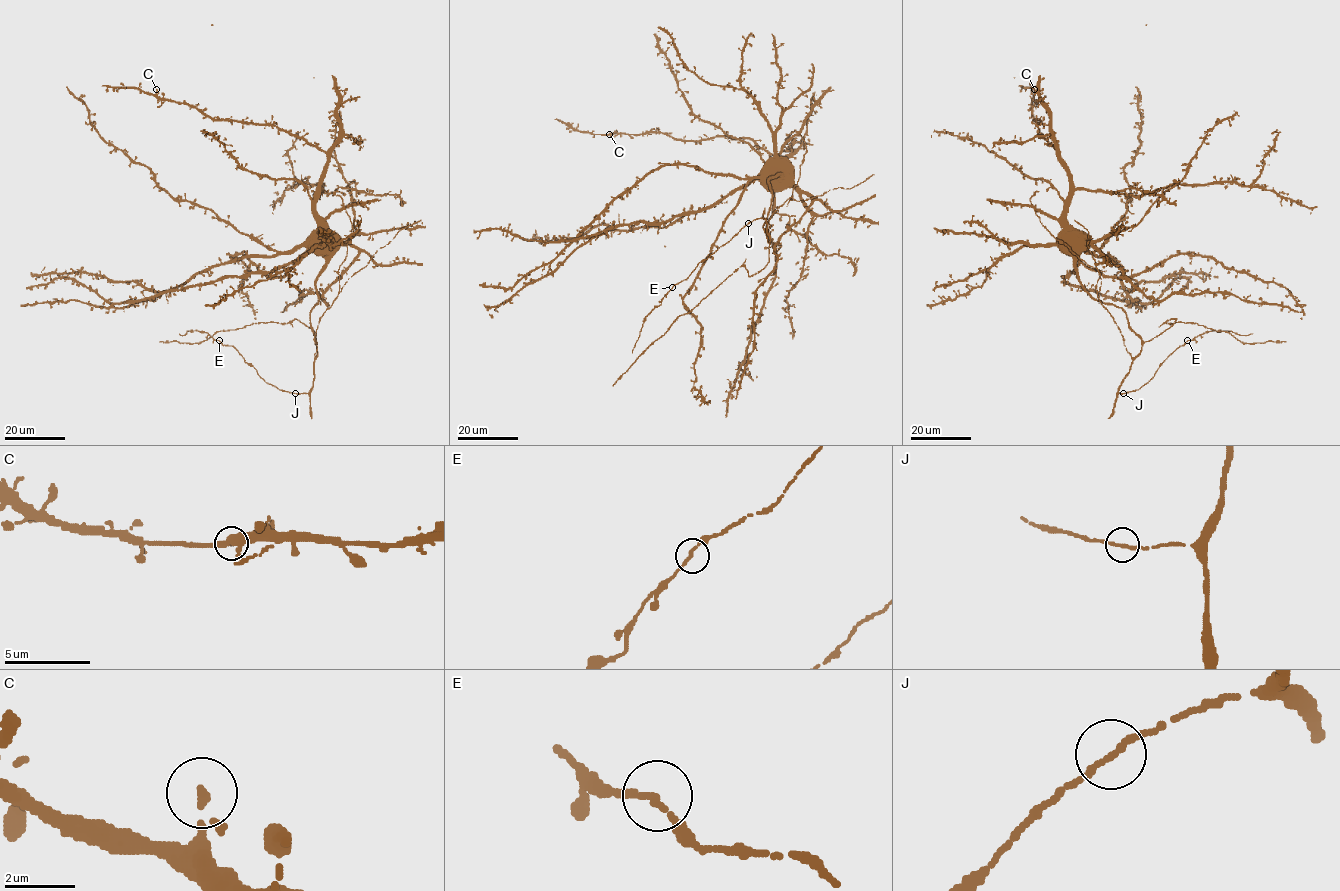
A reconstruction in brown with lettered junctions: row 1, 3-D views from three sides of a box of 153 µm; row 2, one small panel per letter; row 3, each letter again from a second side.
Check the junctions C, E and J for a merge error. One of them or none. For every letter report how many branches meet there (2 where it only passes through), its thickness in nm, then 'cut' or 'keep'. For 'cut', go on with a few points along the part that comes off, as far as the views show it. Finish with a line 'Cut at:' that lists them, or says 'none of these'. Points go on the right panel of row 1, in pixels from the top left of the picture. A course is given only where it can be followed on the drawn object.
C: 2 | 160 nm | keep
E: 2 | 180 nm | keep
J: 2 | 190 nm | keep
Cut at: none of these

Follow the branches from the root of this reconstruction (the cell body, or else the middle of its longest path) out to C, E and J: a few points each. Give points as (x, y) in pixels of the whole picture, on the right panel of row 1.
C: (1072, 246), (1064, 233), (1069, 174), (1062, 158), (1038, 134), (1036, 125), (1040, 121), (1033, 116), (1034, 89)
E: (1072, 246), (1080, 283), (1094, 299), (1120, 307), (1141, 339), (1141, 352), (1118, 393), (1147, 383), (1187, 340)
J: (1072, 246), (1080, 283), (1094, 299), (1120, 307), (1129, 327), (1141, 339), (1141, 352), (1118, 392), (1123, 393)

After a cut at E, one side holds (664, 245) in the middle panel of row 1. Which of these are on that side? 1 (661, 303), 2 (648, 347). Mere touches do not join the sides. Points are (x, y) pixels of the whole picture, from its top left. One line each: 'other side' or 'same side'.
1: other side
2: same side

